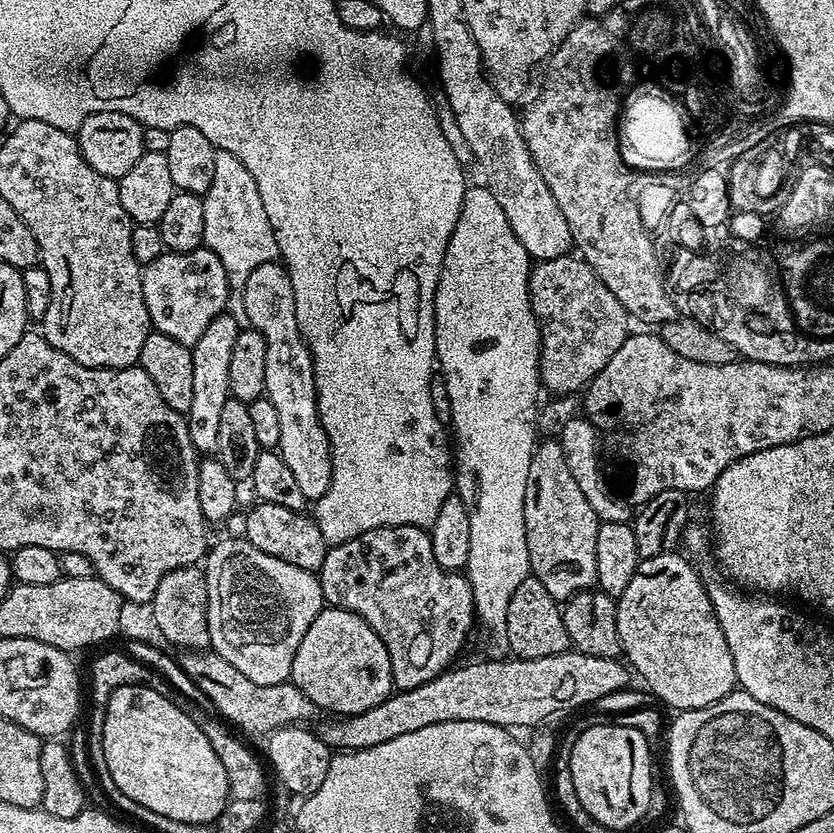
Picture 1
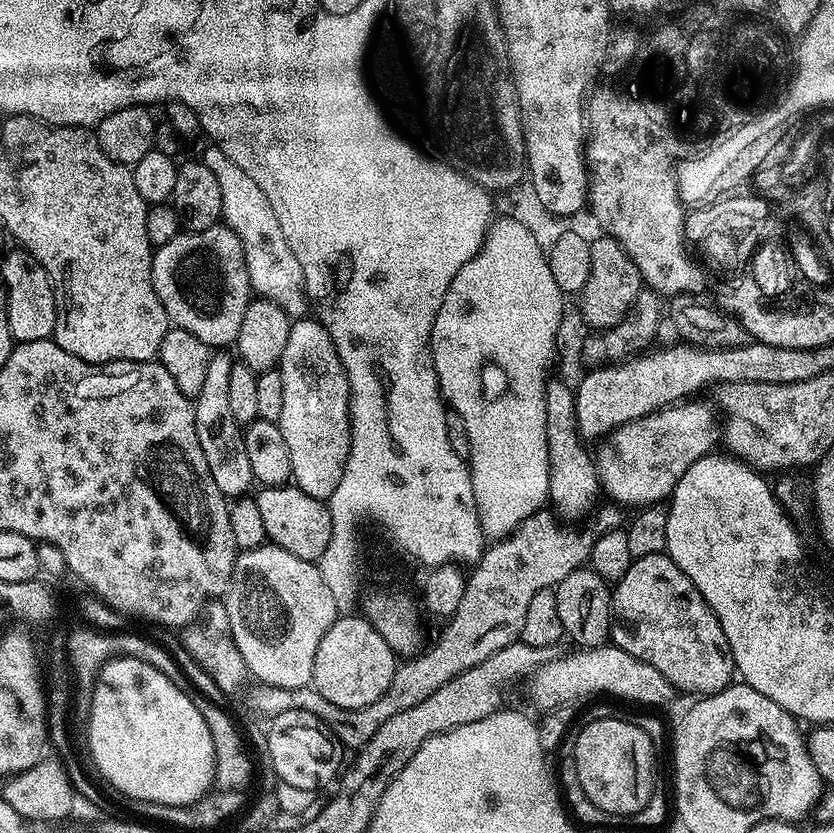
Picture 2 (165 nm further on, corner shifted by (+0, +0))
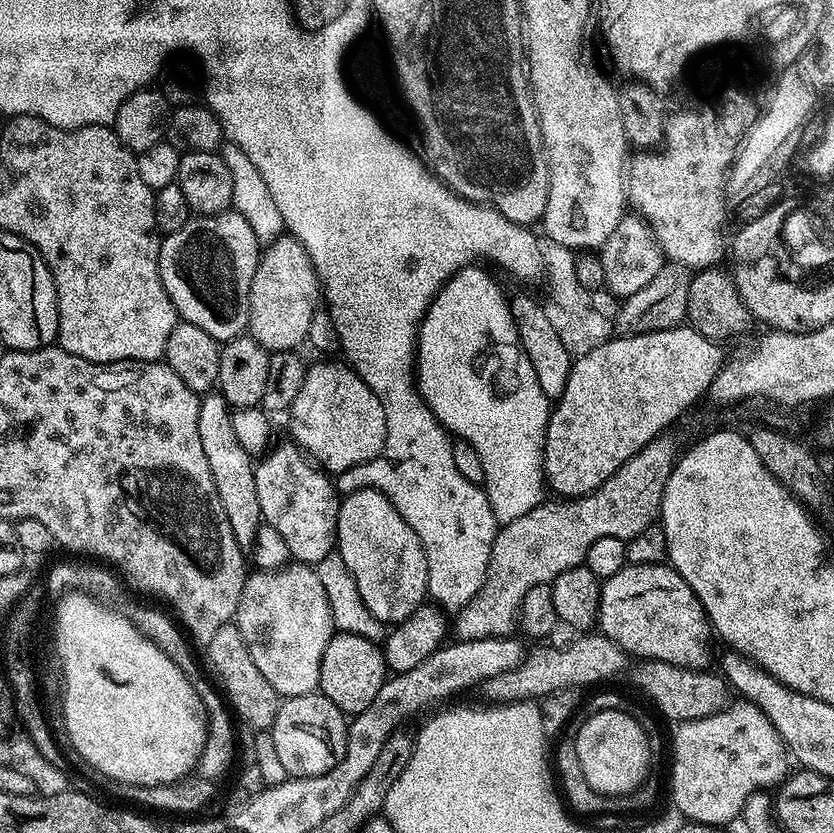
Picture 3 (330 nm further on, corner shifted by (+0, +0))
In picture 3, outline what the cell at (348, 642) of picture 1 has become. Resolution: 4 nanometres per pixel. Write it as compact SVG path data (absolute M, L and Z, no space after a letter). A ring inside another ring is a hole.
M345 632L333 635L328 641L322 654L319 691L330 698L330 702L334 702L338 710L346 714L366 710L366 706L370 706L370 702L378 698L378 690L382 690L385 679L384 654L379 643Z

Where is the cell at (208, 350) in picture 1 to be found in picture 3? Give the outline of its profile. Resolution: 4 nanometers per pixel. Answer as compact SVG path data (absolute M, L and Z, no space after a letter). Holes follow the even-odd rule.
M219 391L207 393L201 399L198 410L198 434L202 438L202 451L206 454L206 462L210 462L210 474L214 474L214 486L218 490L222 510L226 510L226 522L230 522L230 530L234 530L236 545L248 550L256 542L262 517L258 506L254 457L242 450L239 444L234 434L232 413L228 401Z

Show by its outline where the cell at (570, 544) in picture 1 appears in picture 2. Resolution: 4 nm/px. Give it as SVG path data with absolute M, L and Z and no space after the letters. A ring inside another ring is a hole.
M552 378L548 381L546 414L548 415L546 442L548 443L548 500L550 508L552 504L553 510L551 509L551 511L561 521L576 520L591 510L596 495L599 497L602 489L600 479L596 476L593 453L584 449L585 441L576 426L576 393L573 389L567 388L559 378Z

